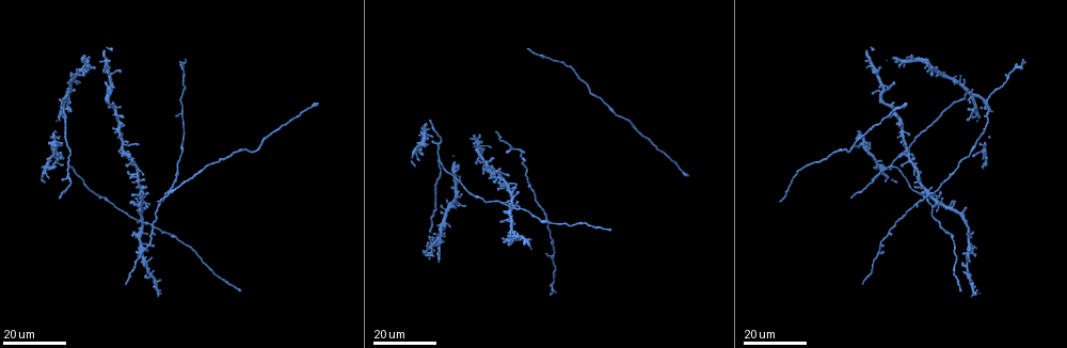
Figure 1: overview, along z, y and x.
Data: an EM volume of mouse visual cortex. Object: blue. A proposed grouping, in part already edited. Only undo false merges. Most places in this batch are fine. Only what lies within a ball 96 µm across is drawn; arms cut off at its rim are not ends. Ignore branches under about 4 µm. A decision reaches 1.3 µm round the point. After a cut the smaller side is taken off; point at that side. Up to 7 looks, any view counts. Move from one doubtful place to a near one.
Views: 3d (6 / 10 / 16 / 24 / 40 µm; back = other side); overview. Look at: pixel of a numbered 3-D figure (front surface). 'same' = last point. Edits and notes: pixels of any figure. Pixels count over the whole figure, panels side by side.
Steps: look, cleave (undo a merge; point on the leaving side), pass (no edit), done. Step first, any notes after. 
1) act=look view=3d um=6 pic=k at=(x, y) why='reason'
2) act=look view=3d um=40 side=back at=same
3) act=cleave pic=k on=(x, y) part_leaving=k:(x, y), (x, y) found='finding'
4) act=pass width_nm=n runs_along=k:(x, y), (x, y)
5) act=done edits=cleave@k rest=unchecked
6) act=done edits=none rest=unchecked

act=look view=3d um=16 pic=1 at=(68, 176) why='three arms meet'

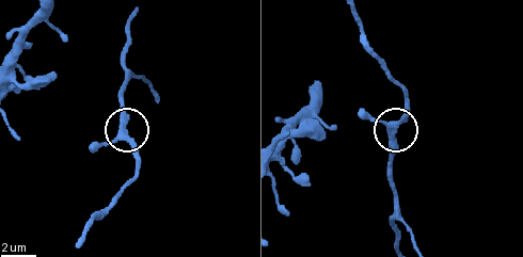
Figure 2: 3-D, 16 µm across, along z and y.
act=look view=3d um=10 pic=2 at=(391, 124)

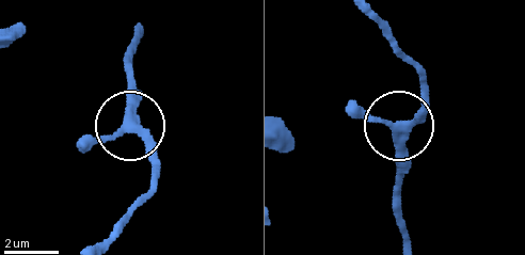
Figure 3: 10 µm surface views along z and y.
act=pass side_arm_um=12 runs_along=3:(409, 240), (402, 219), (402, 125), (427, 91) found='all the same neuron'

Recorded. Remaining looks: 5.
act=look view=3d um=24 pic=1 at=(122, 143) why='thin arm on a thick one'

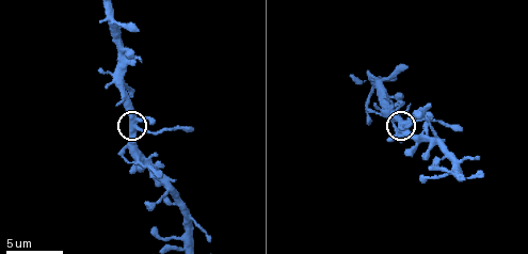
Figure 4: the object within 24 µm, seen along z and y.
act=look view=3d um=6 pic=4 at=(136, 127)

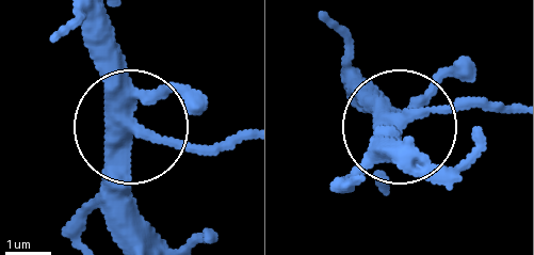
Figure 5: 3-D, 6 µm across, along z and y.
act=look view=3d um=6 side=back pic=5 at=(139, 128) why='from behind'

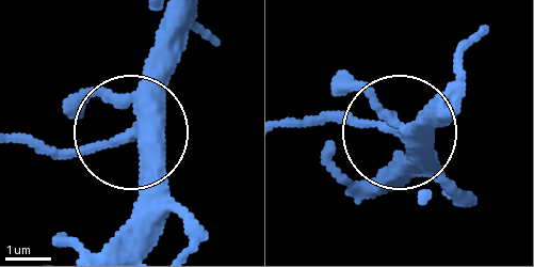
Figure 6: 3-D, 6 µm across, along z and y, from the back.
act=pass side_arm_um=5 arms=4 found='all the same neuron'

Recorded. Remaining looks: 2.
act=look view=3d um=24 pic=1 at=(521, 149) why='branch point'

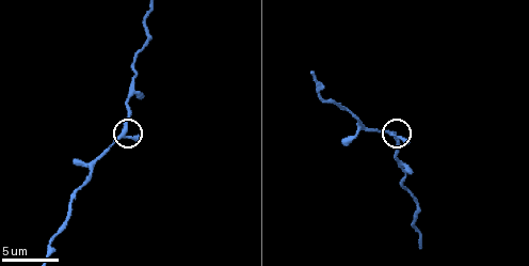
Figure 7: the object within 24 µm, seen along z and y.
act=look view=3d um=6 pic=7 at=(125, 125) why='closer look'

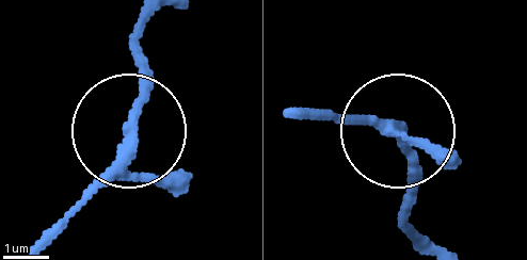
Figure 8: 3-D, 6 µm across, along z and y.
act=pass width_nm=190 runs_along=8:(149, 16), (123, 153), (38, 242) found='all the same neuron'

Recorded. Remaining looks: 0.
act=done edits=none rest=unchecked

